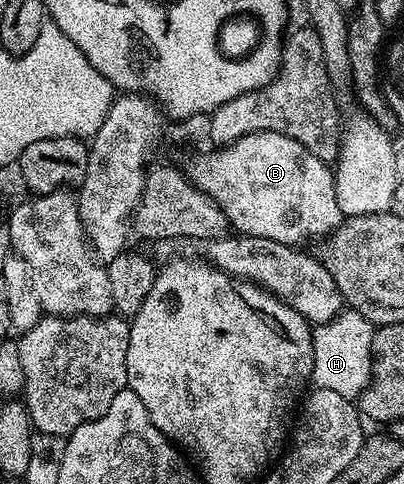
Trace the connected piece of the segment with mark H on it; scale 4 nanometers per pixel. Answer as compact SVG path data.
M345 309L329 323L321 323L312 332L314 369L311 382L322 389L334 389L342 397L355 400L372 379L374 325L358 312Z

